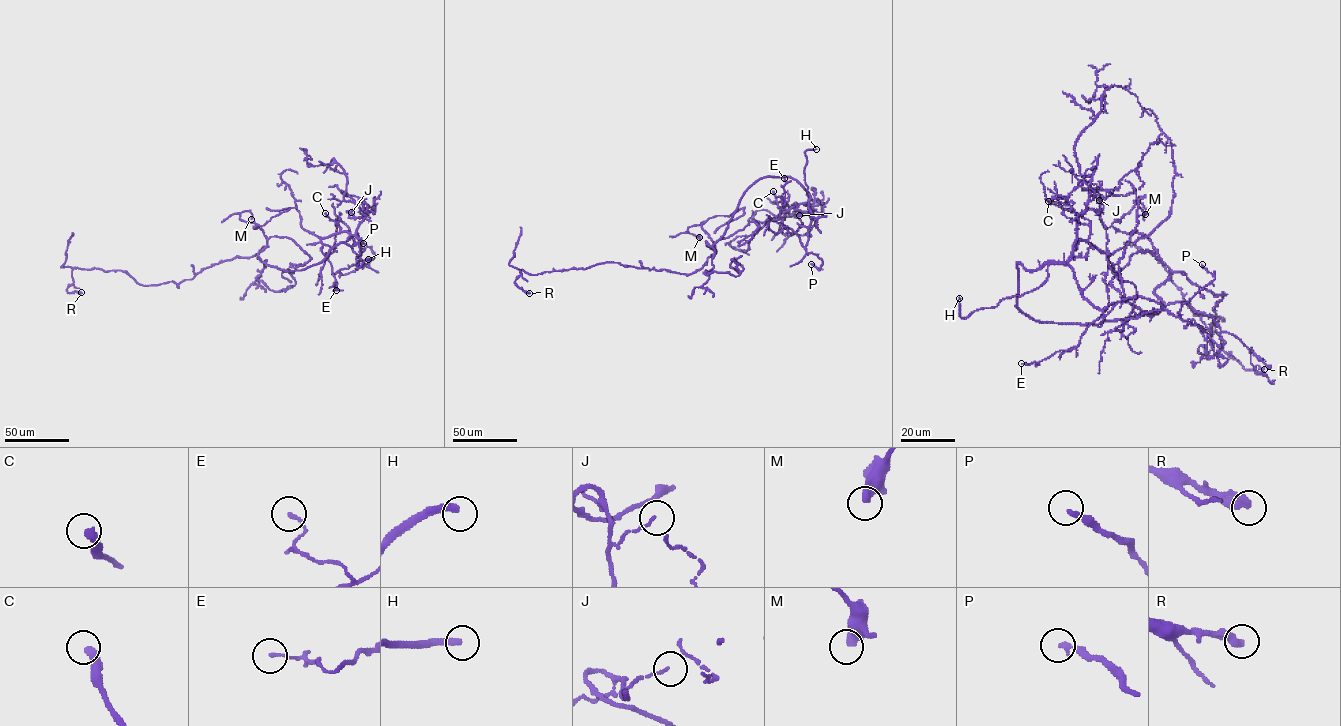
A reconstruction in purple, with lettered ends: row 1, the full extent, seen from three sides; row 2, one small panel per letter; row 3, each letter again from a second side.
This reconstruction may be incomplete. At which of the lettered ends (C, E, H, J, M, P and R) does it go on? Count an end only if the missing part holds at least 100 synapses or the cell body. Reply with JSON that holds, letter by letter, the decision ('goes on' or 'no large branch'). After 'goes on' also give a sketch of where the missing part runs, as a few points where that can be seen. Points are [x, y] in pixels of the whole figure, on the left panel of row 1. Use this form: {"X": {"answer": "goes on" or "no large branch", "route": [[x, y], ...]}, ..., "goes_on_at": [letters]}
{"C": {"answer": "no large branch"}, "E": {"answer": "no large branch"}, "H": {"answer": "goes on", "route": [[368, 259], [376, 275]]}, "J": {"answer": "no large branch"}, "M": {"answer": "no large branch"}, "P": {"answer": "no large branch"}, "R": {"answer": "no large branch"}, "goes_on_at": ["H"]}

